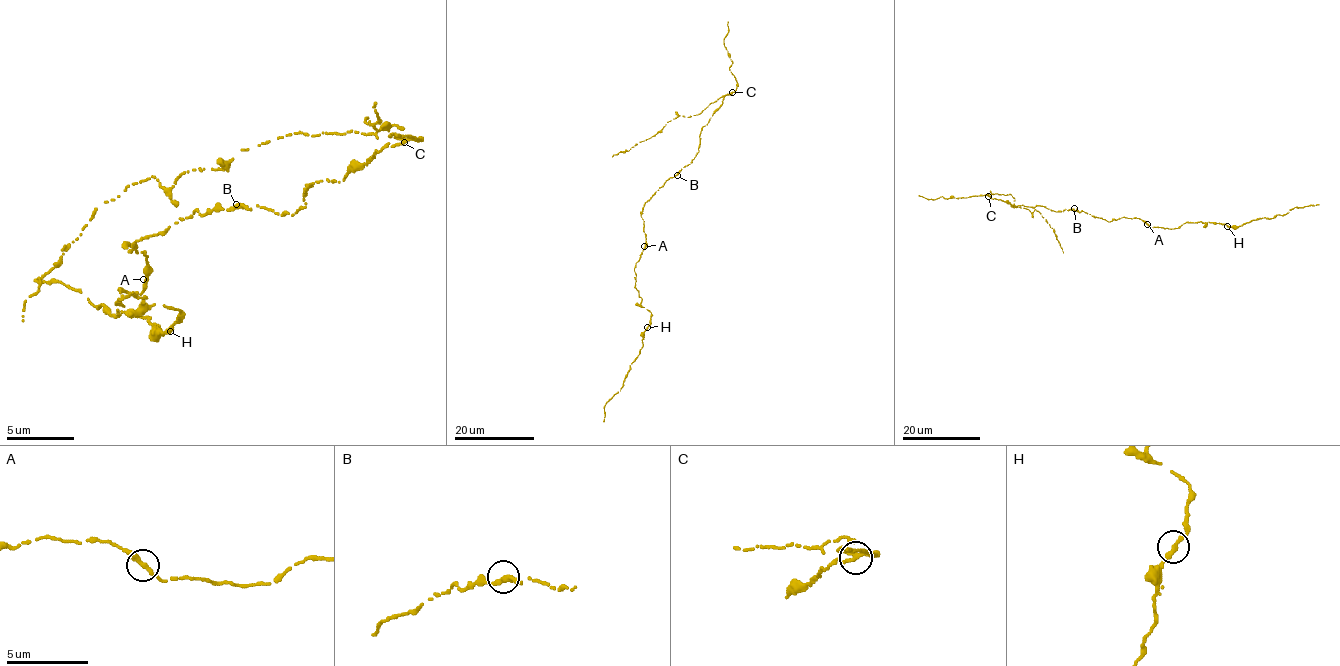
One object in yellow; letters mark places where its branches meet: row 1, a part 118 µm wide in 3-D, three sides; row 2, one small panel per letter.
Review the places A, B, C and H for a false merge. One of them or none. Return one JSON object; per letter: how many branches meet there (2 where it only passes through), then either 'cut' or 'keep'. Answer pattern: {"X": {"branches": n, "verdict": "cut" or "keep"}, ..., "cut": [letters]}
{"A": {"branches": 2, "verdict": "keep"}, "B": {"branches": 2, "verdict": "keep"}, "C": {"branches": 2, "verdict": "cut"}, "H": {"branches": 2, "verdict": "keep"}, "cut": ["C"]}

